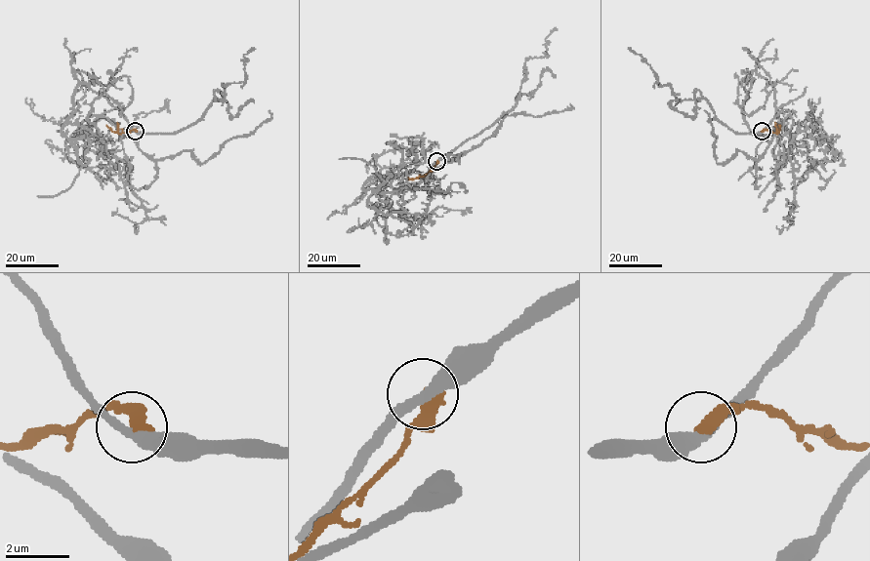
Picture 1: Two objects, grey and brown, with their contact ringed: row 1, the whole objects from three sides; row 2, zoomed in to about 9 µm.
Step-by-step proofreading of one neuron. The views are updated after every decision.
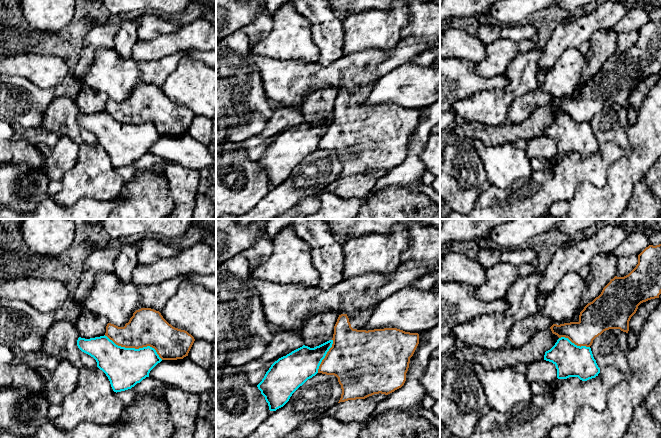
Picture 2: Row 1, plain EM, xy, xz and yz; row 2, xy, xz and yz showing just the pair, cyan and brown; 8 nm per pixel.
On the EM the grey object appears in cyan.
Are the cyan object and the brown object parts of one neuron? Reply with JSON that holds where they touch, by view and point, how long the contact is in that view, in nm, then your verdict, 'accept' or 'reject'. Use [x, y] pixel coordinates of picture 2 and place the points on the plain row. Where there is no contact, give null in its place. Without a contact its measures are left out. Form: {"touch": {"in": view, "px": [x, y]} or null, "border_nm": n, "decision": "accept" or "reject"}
{"touch": {"in": "xy", "px": [134, 124]}, "border_nm": 500, "decision": "reject"}

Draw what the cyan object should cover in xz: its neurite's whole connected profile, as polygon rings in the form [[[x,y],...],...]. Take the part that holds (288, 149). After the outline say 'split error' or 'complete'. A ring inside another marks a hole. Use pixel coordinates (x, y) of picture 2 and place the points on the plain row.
[[[333,116],[310,124],[303,121],[275,137],[257,161],[270,187],[283,183],[292,170],[318,149]]]; complete

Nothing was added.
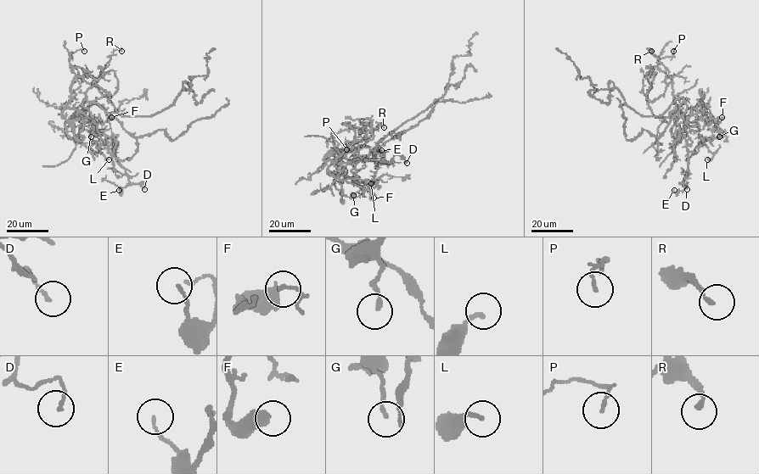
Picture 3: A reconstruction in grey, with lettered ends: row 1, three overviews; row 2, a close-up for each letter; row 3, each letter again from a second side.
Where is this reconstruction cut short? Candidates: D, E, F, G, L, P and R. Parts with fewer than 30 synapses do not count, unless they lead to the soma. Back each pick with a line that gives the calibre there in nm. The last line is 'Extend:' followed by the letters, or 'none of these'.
Extend: none of these

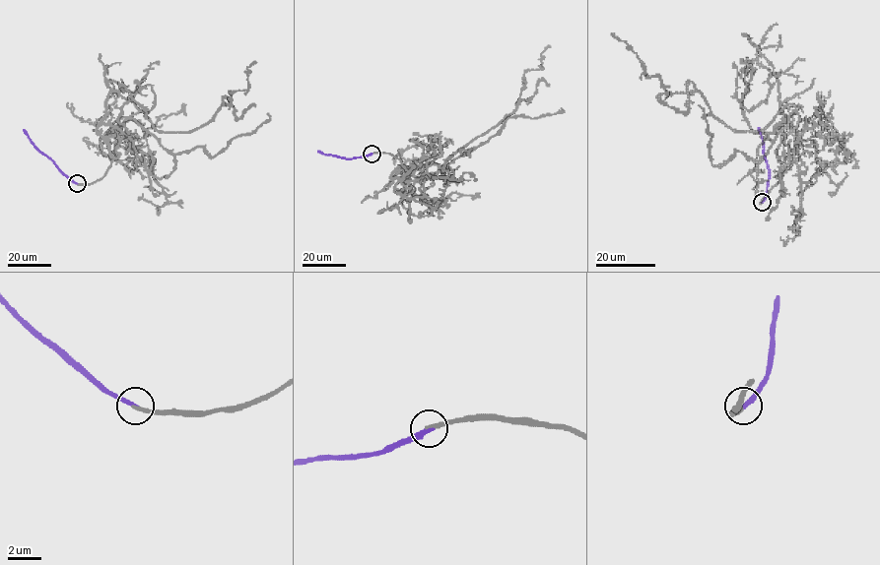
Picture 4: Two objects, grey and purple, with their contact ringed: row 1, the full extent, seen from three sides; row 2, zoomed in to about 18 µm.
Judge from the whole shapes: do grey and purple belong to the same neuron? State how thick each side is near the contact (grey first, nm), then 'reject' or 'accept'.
220/280 nm | accept

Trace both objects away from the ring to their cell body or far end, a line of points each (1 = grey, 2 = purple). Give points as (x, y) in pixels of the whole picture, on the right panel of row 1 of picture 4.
1: (761, 202), (786, 167), (777, 148), (794, 106), (736, 131), (612, 34)
2: (761, 202), (767, 195), (770, 169), (758, 128)

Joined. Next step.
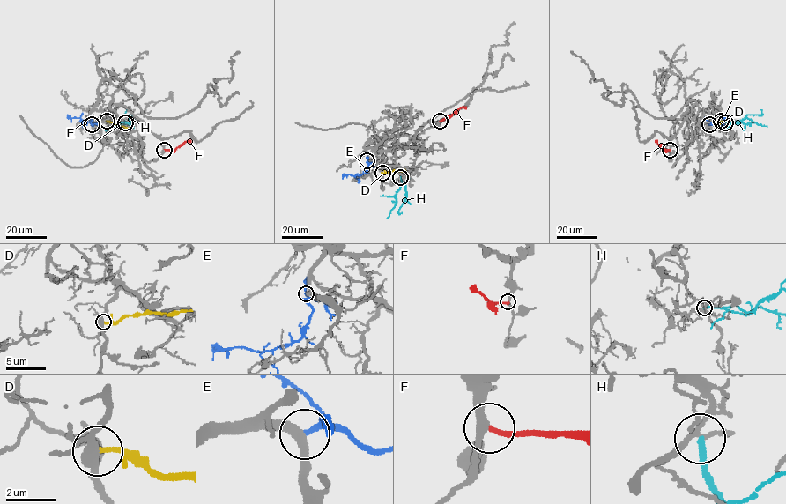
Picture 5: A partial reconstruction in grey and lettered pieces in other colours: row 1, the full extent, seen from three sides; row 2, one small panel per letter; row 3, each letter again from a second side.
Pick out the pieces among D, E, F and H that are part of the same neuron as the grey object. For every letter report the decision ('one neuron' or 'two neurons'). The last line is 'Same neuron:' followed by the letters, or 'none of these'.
D: two neurons
E: two neurons
F: one neuron
H: two neurons
Same neuron: F

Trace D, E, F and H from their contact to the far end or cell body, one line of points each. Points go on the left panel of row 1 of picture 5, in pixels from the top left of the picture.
D: (107, 121), (130, 129)
E: (91, 124), (78, 117), (67, 118)
F: (164, 150), (175, 150), (191, 140)
H: (125, 122), (130, 121), (129, 114), (122, 115), (127, 109)

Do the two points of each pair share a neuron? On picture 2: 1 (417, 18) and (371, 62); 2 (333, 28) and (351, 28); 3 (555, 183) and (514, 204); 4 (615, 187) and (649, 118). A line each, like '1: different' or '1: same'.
1: different
2: different
3: same
4: same

